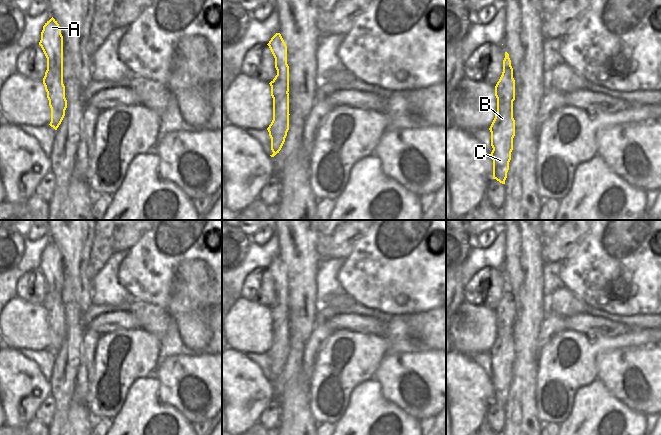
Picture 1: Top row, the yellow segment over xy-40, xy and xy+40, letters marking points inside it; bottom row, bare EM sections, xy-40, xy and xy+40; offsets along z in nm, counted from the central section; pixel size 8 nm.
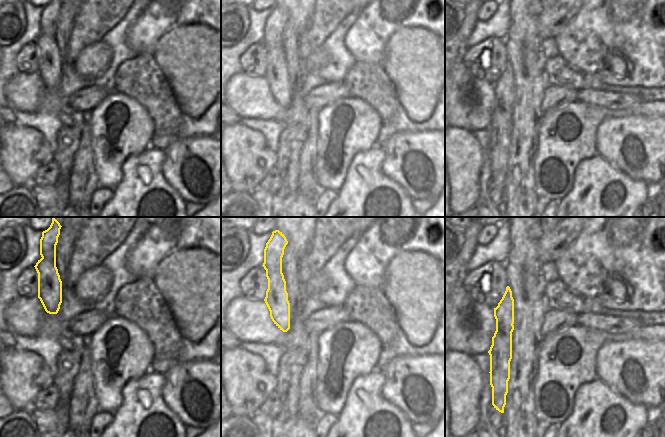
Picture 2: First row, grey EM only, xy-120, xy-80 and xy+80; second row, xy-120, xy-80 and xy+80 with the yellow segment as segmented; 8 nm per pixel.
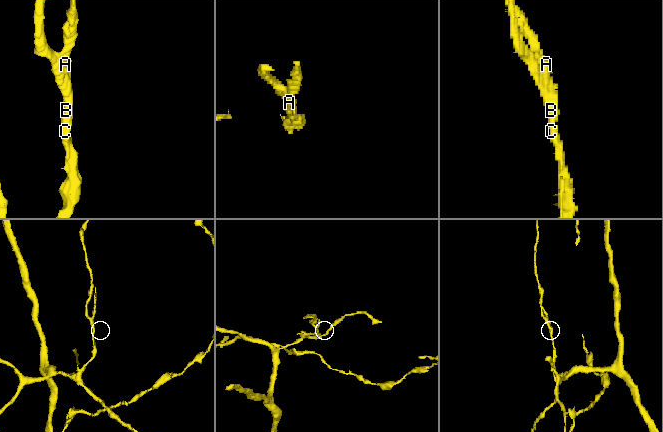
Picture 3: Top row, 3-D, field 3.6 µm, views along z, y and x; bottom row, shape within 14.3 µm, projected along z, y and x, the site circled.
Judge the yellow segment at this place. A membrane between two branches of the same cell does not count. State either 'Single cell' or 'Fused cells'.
Fused cells.

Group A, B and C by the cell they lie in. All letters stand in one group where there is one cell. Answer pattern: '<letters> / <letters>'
A / B C

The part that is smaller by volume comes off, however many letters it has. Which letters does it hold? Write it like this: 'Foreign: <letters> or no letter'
Foreign: A.

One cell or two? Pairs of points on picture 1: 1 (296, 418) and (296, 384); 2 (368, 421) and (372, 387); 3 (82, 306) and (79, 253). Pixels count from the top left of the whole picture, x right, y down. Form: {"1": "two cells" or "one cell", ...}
{"1": "one cell", "2": "one cell", "3": "one cell"}

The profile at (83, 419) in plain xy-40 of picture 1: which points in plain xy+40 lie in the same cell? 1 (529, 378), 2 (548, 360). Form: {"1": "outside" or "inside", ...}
{"1": "inside", "2": "outside"}

